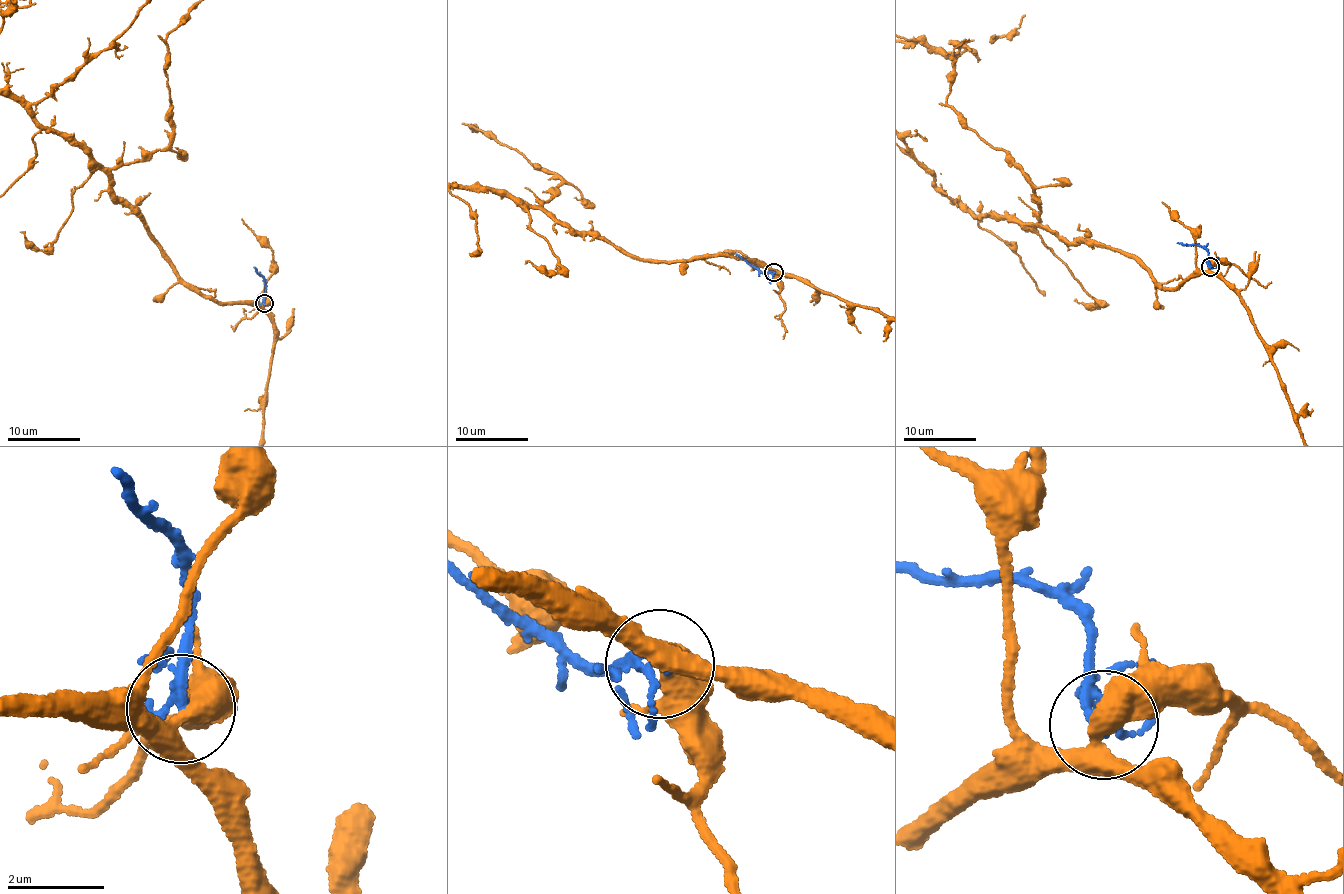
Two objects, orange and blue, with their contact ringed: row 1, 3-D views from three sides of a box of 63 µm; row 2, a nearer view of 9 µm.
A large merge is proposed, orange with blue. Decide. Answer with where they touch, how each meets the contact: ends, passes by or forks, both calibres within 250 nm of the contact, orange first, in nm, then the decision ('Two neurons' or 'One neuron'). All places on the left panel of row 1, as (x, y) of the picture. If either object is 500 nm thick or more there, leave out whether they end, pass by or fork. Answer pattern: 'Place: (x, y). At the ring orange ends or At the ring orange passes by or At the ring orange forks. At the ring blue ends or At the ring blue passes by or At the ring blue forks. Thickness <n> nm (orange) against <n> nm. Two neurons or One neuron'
Place: (264, 303). At the ring orange forks. At the ring blue forks. Thickness 400 nm (orange) against 150 nm. Two neurons

